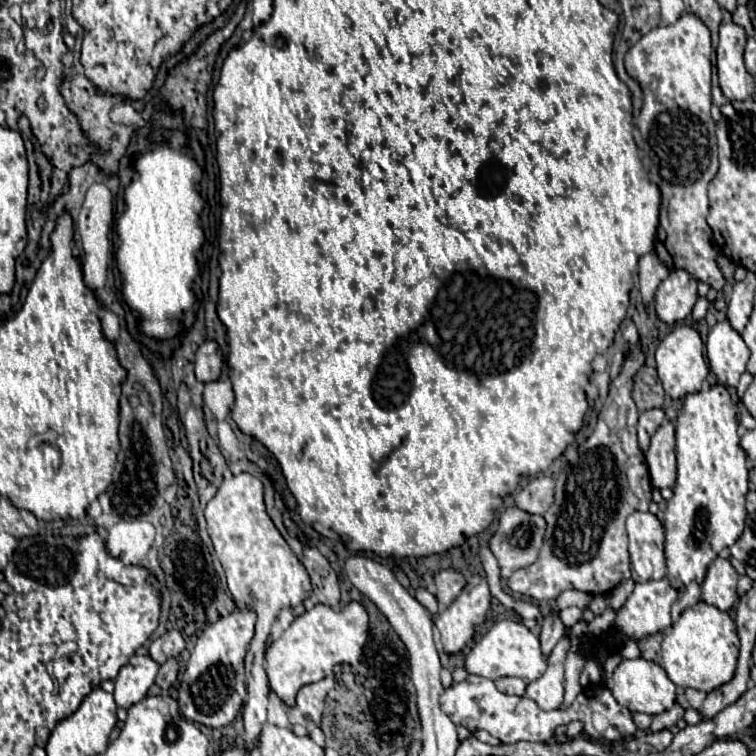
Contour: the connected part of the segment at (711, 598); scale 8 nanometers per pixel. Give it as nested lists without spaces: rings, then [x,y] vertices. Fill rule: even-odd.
[[[716,559],[710,563],[704,583],[702,583],[702,599],[708,605],[718,607],[720,611],[728,611],[736,601],[736,583],[738,583],[738,573],[730,565],[728,559]]]

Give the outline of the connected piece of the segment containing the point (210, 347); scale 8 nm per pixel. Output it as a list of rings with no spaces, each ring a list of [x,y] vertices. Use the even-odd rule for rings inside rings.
[[[204,341],[196,351],[196,379],[200,383],[218,381],[222,369],[222,353],[216,341]]]

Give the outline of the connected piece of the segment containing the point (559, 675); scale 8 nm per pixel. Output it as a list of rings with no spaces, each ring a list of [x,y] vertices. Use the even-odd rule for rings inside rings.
[[[568,639],[558,641],[554,651],[548,657],[548,667],[542,677],[530,681],[526,685],[526,695],[536,701],[536,705],[544,711],[558,709],[564,695],[564,661],[568,653]]]

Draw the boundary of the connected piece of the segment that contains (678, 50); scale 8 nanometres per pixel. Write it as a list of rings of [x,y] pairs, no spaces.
[[[684,13],[674,25],[656,27],[648,35],[644,35],[626,53],[626,71],[630,77],[638,79],[644,91],[644,107],[638,117],[638,131],[644,139],[642,165],[644,165],[644,171],[648,173],[648,179],[656,183],[662,193],[656,253],[668,269],[672,271],[686,269],[698,281],[706,281],[720,291],[724,287],[724,277],[716,265],[718,251],[714,245],[712,229],[706,223],[706,215],[708,215],[706,187],[718,171],[714,121],[710,117],[710,105],[712,105],[712,95],[710,95],[712,61],[710,59],[712,59],[712,41],[710,41],[708,27],[704,27],[704,23],[696,19],[696,15]]]

